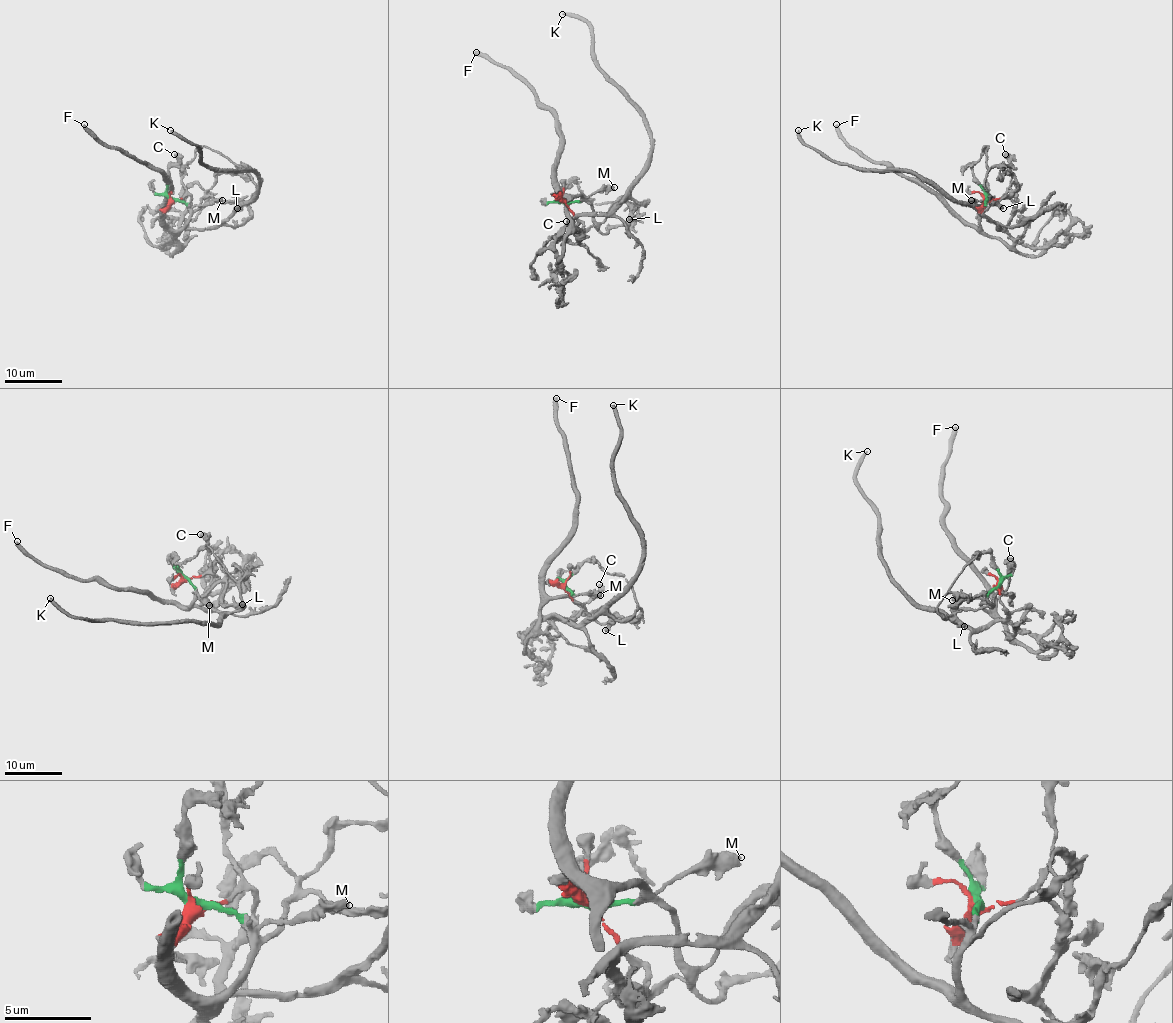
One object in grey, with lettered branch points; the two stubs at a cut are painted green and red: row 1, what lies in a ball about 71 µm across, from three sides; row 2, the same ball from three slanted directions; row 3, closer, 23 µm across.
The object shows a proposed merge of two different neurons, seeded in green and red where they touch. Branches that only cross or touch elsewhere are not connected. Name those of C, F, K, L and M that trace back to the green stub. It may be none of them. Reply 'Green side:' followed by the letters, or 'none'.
Green side: F, L, M

